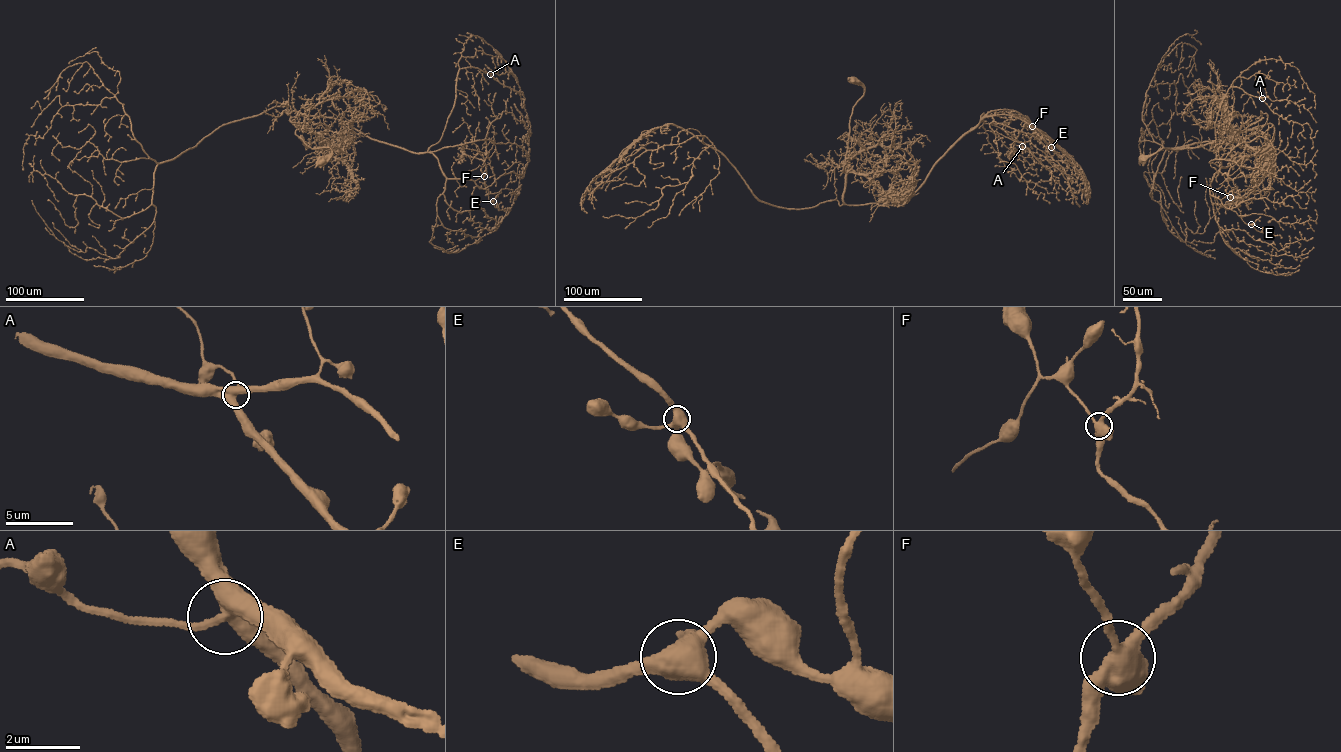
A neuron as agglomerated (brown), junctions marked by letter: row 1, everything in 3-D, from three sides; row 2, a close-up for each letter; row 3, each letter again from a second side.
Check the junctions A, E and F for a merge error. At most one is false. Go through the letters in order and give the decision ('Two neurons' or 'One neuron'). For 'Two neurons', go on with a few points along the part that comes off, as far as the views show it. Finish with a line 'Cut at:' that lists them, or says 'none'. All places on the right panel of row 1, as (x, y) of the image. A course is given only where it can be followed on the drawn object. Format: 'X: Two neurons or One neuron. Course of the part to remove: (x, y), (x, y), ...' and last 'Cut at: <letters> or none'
A: One neuron
E: One neuron
F: Two neurons. Course of the part to remove: (1230, 197), (1232, 189), (1228, 181), (1251, 174), (1257, 158)
Cut at: F

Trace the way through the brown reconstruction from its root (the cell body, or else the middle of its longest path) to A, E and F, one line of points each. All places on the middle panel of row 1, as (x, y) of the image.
A: (851, 80), (864, 92), (850, 117), (848, 205), (911, 194), (983, 113), (1022, 146)
E: (851, 80), (864, 92), (850, 117), (843, 169), (848, 205), (911, 194), (985, 117), (1017, 117), (1051, 147)
F: (851, 80), (864, 92), (850, 117), (843, 169), (848, 205), (911, 194), (985, 117), (1011, 115), (1032, 126)

